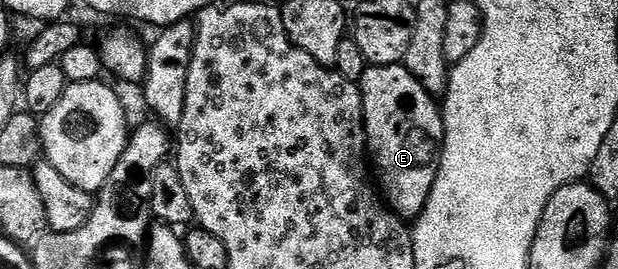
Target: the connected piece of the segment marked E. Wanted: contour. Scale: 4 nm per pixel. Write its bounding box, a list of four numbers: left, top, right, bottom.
[359,64,445,222]

